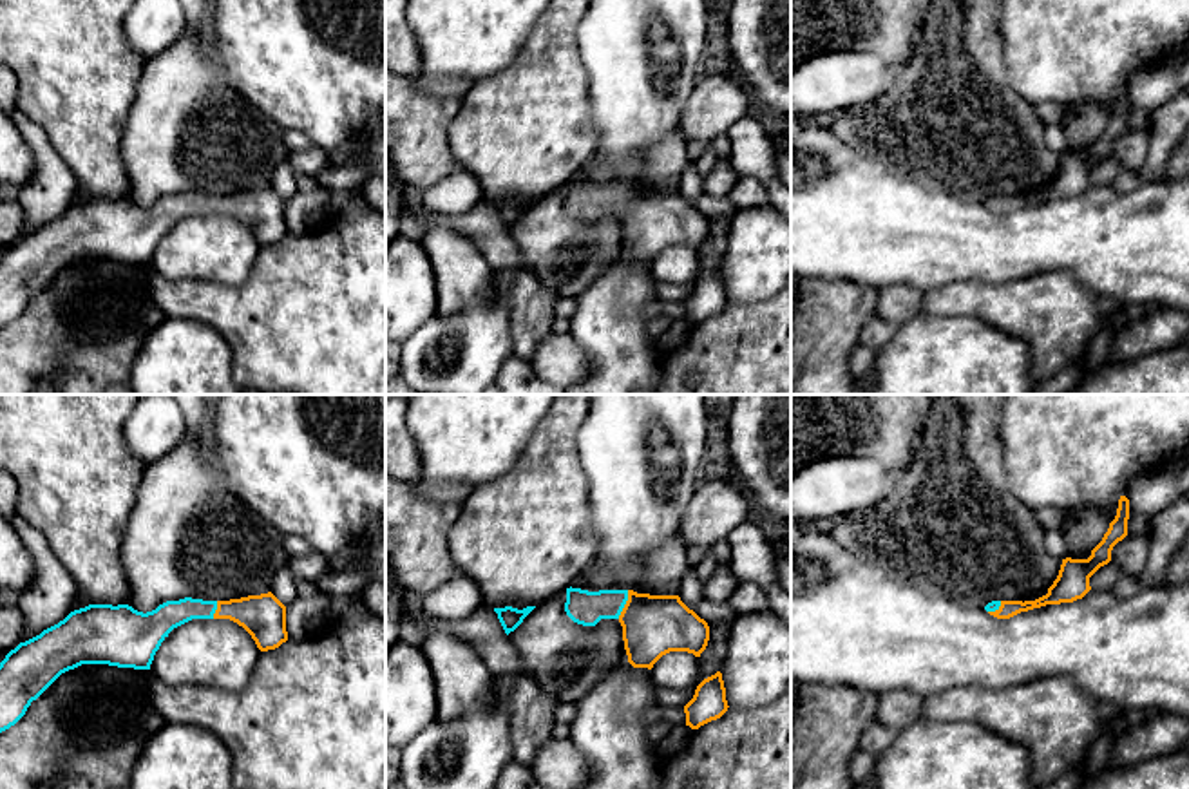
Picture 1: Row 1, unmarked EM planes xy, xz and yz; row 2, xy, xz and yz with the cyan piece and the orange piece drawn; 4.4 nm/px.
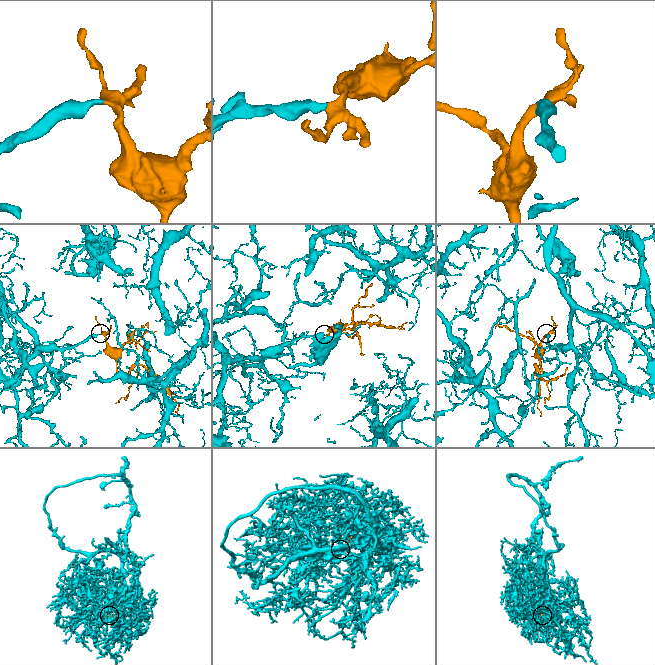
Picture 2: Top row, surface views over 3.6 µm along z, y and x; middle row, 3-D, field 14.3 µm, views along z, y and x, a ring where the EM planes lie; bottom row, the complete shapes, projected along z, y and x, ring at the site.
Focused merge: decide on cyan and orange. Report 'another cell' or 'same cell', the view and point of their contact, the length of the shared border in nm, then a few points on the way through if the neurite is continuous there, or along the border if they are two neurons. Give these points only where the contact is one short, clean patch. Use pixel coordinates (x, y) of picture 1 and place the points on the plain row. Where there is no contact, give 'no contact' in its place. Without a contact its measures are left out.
same cell; contact xz (625, 198); length 140 nm; way xz (583, 201), (625, 198), (652, 219)

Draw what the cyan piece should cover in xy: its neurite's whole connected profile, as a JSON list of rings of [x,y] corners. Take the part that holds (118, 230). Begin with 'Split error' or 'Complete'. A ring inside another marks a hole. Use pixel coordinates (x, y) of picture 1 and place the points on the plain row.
Split error. [[[271,188],[230,195],[203,195],[185,192],[166,195],[152,206],[138,206],[128,199],[89,199],[71,206],[58,219],[20,237],[0,257],[0,328],[14,320],[62,268],[81,259],[109,259],[118,262],[150,264],[156,246],[168,228],[192,214],[230,214],[243,221],[261,246],[275,244],[288,235],[286,201]]]

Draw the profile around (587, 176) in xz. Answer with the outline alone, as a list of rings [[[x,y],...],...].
[[[597,154],[583,166],[583,170],[574,177],[572,183],[581,183],[588,186],[599,186],[595,181],[597,172],[604,166],[604,159]]]

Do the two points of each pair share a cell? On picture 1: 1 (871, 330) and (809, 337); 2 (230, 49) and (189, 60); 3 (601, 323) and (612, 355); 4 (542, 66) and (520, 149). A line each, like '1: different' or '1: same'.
1: different
2: different
3: same
4: same

